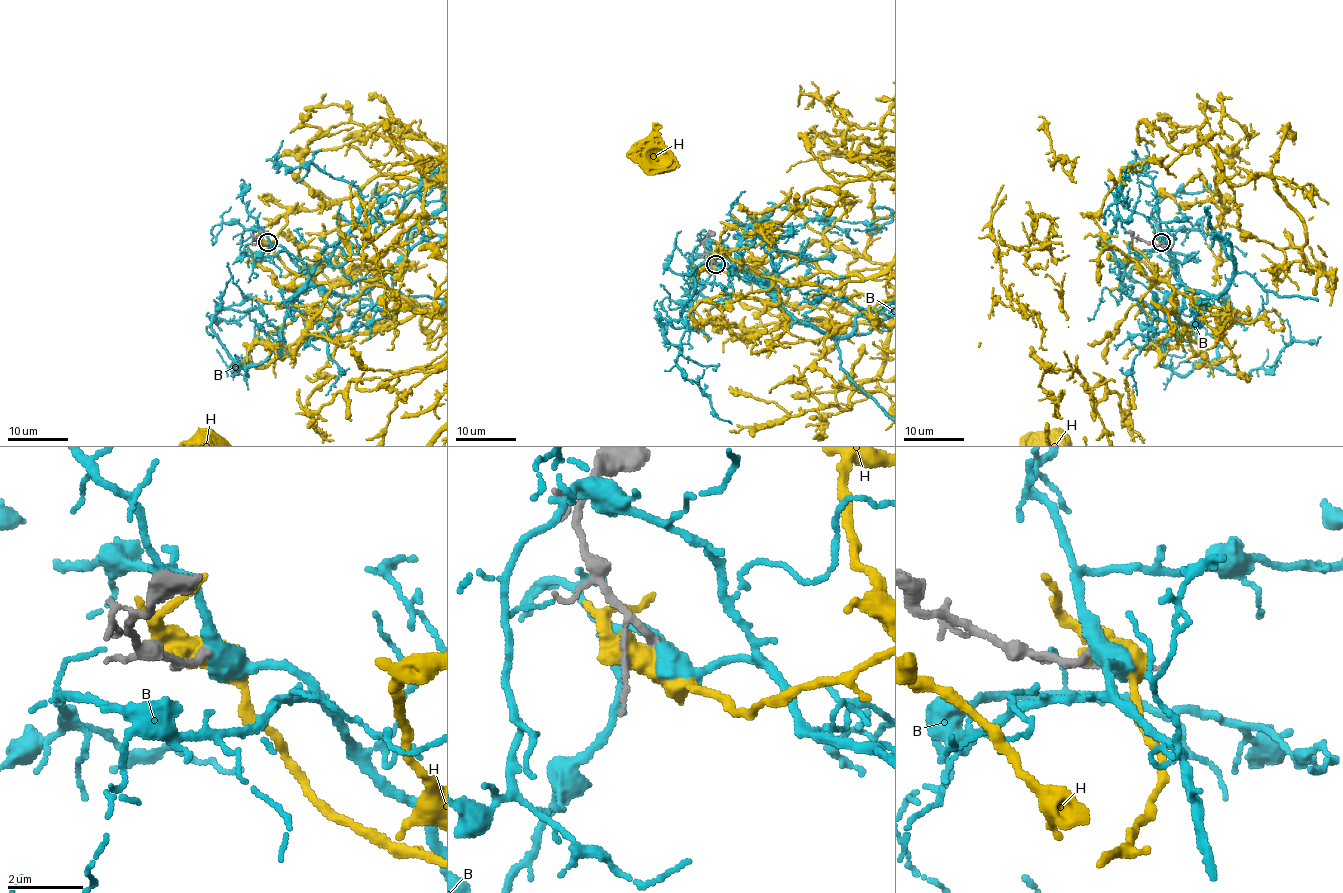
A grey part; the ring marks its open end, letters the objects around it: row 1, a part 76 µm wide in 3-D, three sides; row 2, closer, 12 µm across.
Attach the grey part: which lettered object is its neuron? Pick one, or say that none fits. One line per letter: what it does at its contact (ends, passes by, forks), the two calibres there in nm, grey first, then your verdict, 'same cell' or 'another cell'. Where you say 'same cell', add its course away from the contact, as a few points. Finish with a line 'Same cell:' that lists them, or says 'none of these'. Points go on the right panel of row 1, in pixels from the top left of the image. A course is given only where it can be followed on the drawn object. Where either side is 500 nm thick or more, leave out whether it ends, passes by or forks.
B: it passes by; calibres 130 and 440 nm; another cell
H: calibres 140 and 550 nm; another cell
Same cell: none of these

